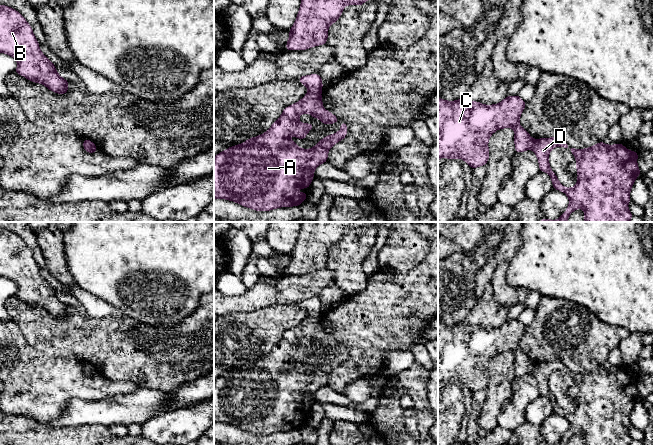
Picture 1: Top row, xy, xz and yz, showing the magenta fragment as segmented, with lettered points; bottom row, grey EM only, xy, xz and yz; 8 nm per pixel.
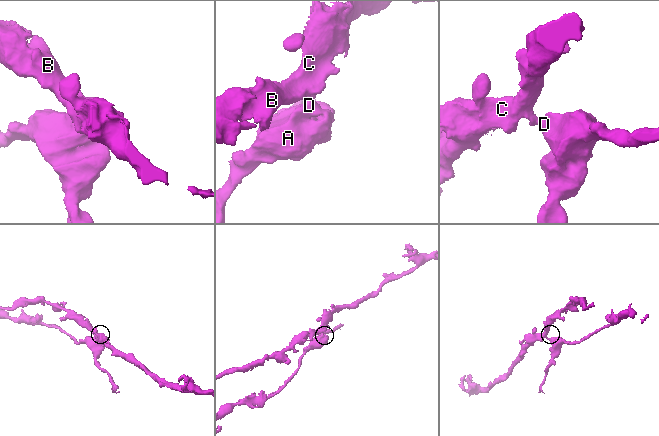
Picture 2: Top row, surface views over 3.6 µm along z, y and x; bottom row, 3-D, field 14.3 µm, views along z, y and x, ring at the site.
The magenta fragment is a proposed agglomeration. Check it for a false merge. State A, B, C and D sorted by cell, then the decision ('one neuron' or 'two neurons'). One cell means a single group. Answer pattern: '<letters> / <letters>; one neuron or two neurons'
A D / B C; two neurons

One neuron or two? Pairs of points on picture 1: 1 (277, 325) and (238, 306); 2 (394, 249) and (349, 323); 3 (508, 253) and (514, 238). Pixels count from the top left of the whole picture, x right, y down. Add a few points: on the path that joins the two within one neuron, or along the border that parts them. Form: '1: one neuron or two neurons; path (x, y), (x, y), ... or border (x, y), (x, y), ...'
1: two neurons; border (273, 305), (249, 311), (227, 313)
2: two neurons; border (381, 266), (406, 272)
3: one neuron; path (508, 249), (511, 242)

